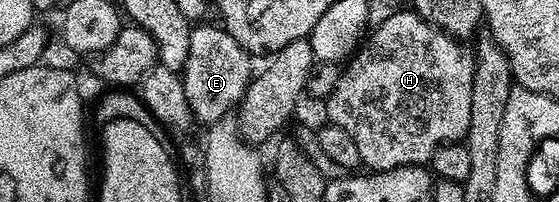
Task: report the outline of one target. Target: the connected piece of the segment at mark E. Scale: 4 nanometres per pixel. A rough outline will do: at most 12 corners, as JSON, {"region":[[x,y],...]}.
{"region":[[215,23],[192,29],[182,81],[204,126],[239,105],[249,53]]}

